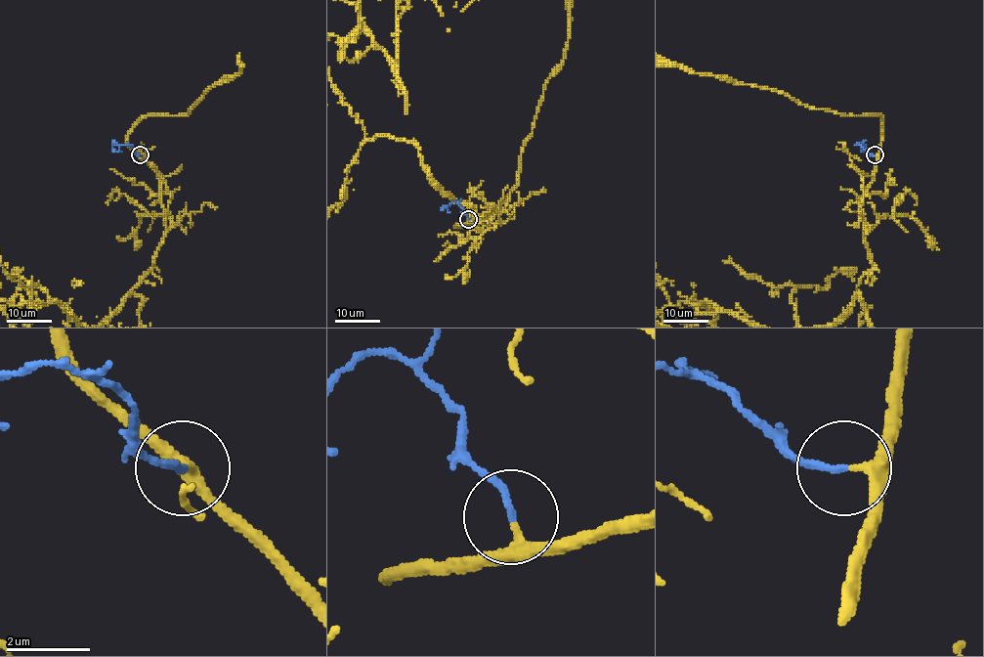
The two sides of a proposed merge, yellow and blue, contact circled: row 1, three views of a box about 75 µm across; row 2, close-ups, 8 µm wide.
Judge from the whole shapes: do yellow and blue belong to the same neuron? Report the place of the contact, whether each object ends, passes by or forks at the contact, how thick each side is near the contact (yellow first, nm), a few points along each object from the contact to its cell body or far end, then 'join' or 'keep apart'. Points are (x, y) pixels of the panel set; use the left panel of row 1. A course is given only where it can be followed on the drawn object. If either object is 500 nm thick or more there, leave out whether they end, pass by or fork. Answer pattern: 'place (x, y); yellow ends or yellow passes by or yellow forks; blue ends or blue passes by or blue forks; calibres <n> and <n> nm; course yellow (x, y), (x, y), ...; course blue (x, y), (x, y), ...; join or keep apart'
place (140, 154); yellow passes by; blue ends; calibres 240 and 160 nm; course blue (140, 155), (128, 144), (112, 143), (112, 149), (118, 152); join

